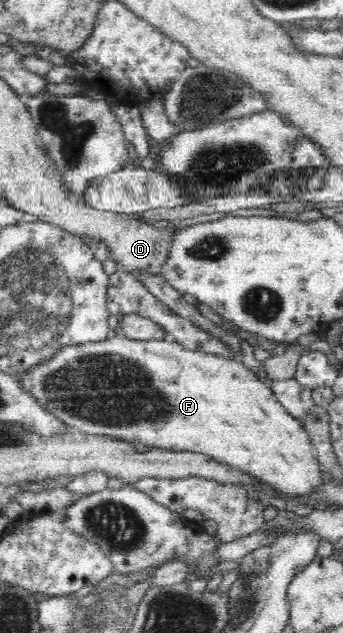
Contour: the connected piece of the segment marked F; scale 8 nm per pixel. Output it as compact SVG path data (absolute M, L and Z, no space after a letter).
M114 336L104 339L104 341L98 341L98 343L66 345L54 357L48 363L44 363L46 367L36 367L30 373L20 373L20 377L16 375L16 379L26 383L26 387L24 387L26 391L30 391L32 395L38 395L38 399L42 399L46 403L46 407L50 407L50 411L54 411L56 415L62 415L62 420L77 431L82 431L86 434L109 435L111 438L126 440L131 445L132 443L140 442L147 446L156 446L167 450L203 453L214 458L214 461L228 466L230 470L236 470L236 472L258 481L260 485L268 486L271 491L275 491L279 496L290 498L290 501L298 500L299 498L312 500L313 496L316 496L325 485L325 471L320 465L318 450L312 443L310 432L306 429L304 421L296 419L290 412L286 411L286 408L272 391L272 386L258 380L254 372L246 368L242 361L224 359L219 357L219 355L207 354L199 349L191 350L170 339L140 341L126 336L121 338Z

